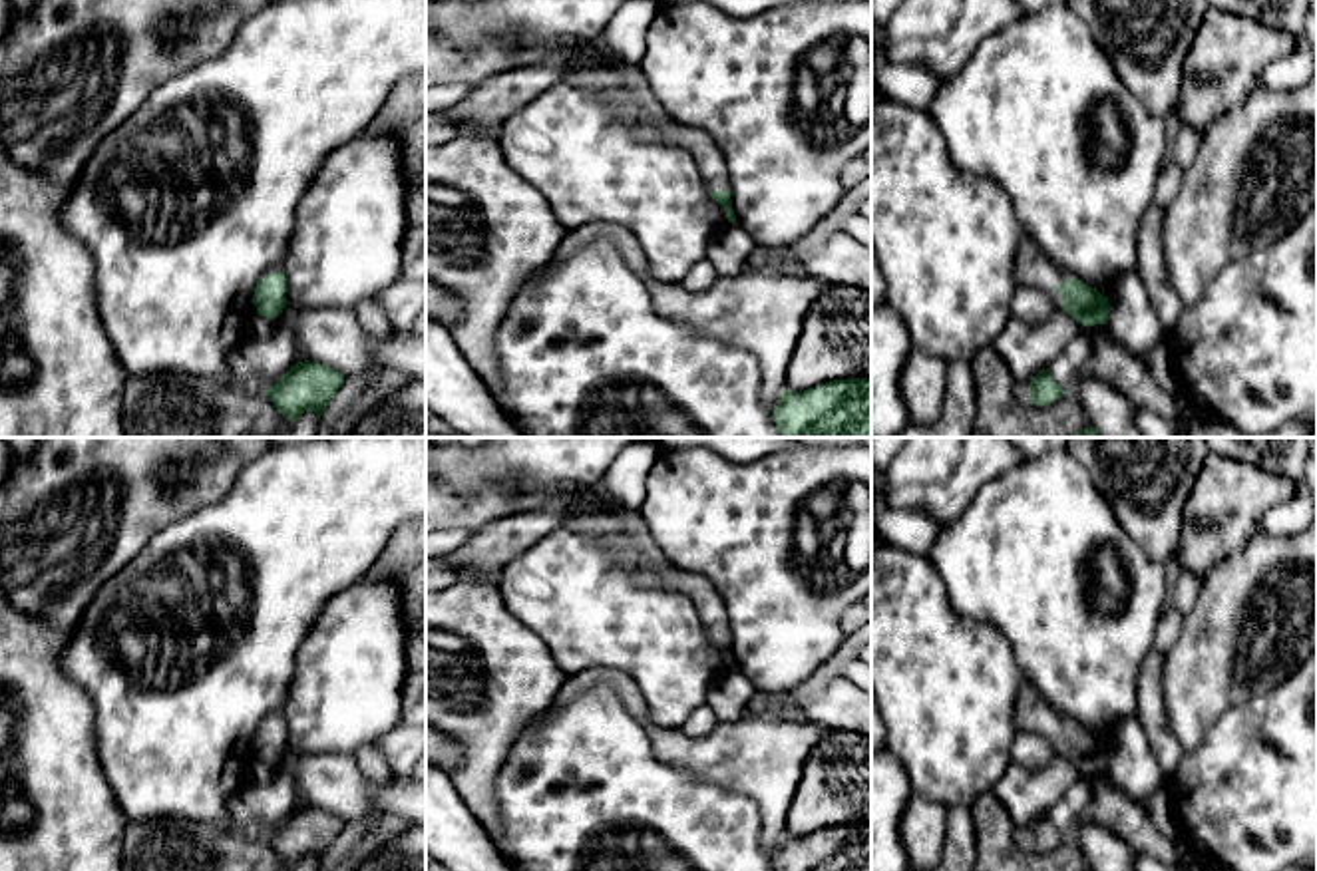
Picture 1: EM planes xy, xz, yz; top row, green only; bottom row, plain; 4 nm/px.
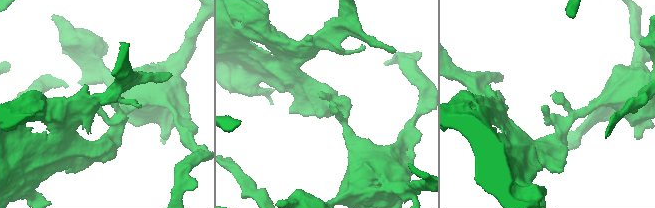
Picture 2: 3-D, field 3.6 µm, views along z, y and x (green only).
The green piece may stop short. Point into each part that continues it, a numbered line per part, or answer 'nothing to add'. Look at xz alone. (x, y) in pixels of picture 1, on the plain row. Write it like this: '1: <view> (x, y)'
1: xz (707, 601)

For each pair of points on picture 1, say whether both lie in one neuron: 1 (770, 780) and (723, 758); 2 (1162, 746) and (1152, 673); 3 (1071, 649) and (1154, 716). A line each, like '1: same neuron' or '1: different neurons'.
1: same neuron
2: same neuron
3: different neurons

